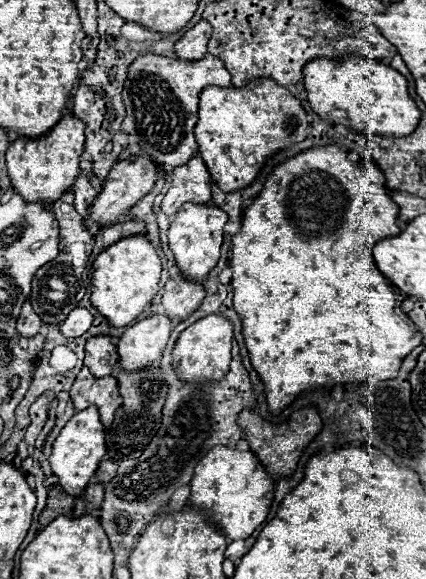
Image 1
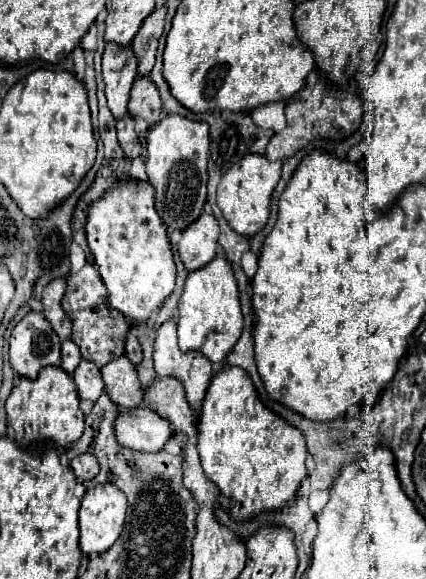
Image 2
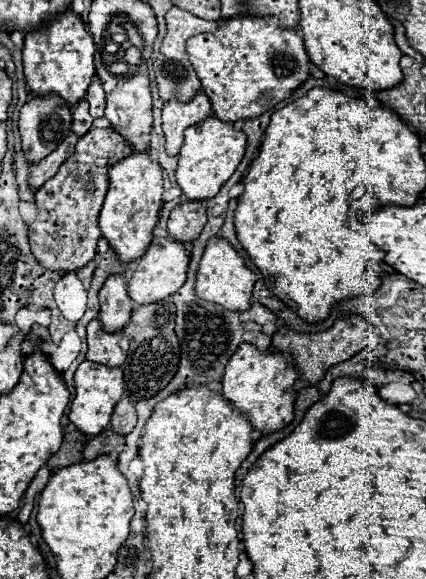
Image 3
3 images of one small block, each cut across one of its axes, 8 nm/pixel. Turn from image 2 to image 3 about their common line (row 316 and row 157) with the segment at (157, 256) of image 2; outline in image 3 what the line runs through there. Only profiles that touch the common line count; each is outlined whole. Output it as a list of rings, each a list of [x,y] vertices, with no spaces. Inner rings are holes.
[[[132,152],[128,158],[114,164],[108,170],[108,176],[110,186],[98,216],[98,226],[102,230],[102,238],[108,240],[118,260],[128,264],[142,258],[152,242],[152,230],[158,224],[158,212],[162,208],[162,170],[150,160],[148,152]]]

